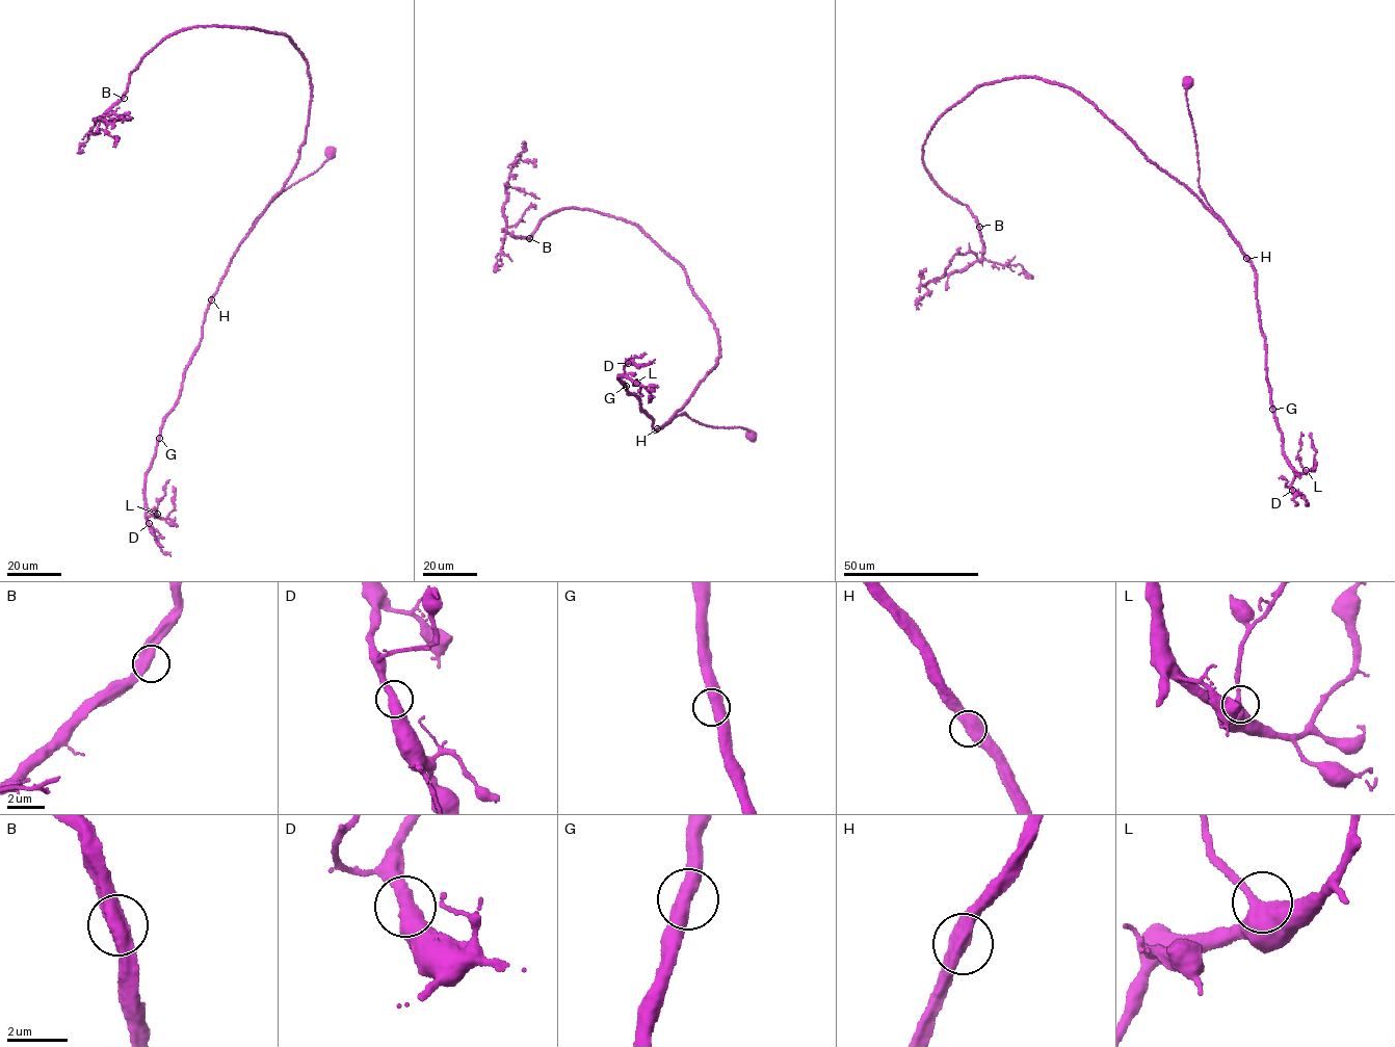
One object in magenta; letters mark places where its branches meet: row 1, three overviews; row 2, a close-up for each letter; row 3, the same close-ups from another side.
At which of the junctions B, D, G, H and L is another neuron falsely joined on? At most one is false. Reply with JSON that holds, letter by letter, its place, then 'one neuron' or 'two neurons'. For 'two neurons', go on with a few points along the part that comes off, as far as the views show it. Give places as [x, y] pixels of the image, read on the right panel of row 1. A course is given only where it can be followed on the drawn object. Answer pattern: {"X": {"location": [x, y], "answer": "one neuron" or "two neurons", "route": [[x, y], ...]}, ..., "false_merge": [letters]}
{"B": {"location": [979, 227], "answer": "one neuron"}, "D": {"location": [1292, 490], "answer": "one neuron"}, "G": {"location": [1272, 409], "answer": "one neuron"}, "H": {"location": [1246, 258], "answer": "one neuron"}, "L": {"location": [1306, 470], "answer": "one neuron"}, "false_merge": []}

